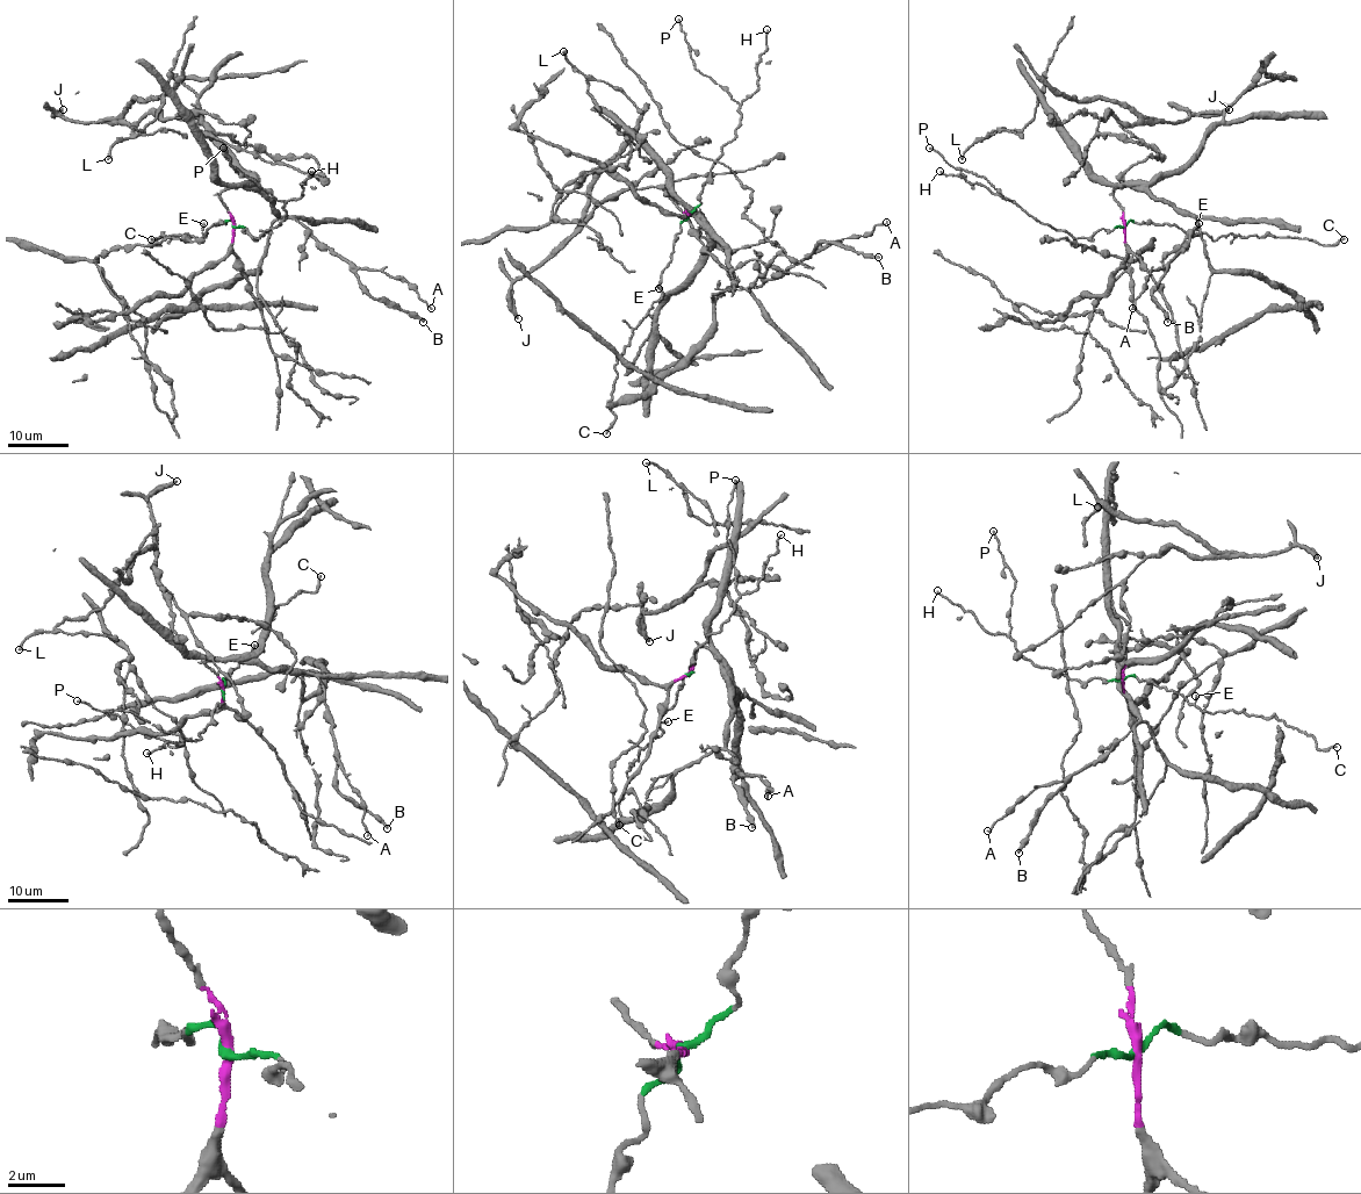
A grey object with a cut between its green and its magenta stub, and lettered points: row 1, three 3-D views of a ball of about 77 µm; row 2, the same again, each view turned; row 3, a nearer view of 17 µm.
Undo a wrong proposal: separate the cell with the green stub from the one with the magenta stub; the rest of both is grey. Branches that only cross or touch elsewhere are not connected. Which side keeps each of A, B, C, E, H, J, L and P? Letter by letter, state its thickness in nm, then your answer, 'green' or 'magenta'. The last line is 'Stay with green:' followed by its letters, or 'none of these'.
A: calibre 170 nm; magenta
B: calibre 260 nm; magenta
C: calibre 180 nm; green
E: calibre 200 nm; green
H: calibre 170 nm; green
J: calibre 380 nm; magenta
L: calibre 280 nm; magenta
P: calibre 180 nm; green
Stay with green: C, E, H, P

